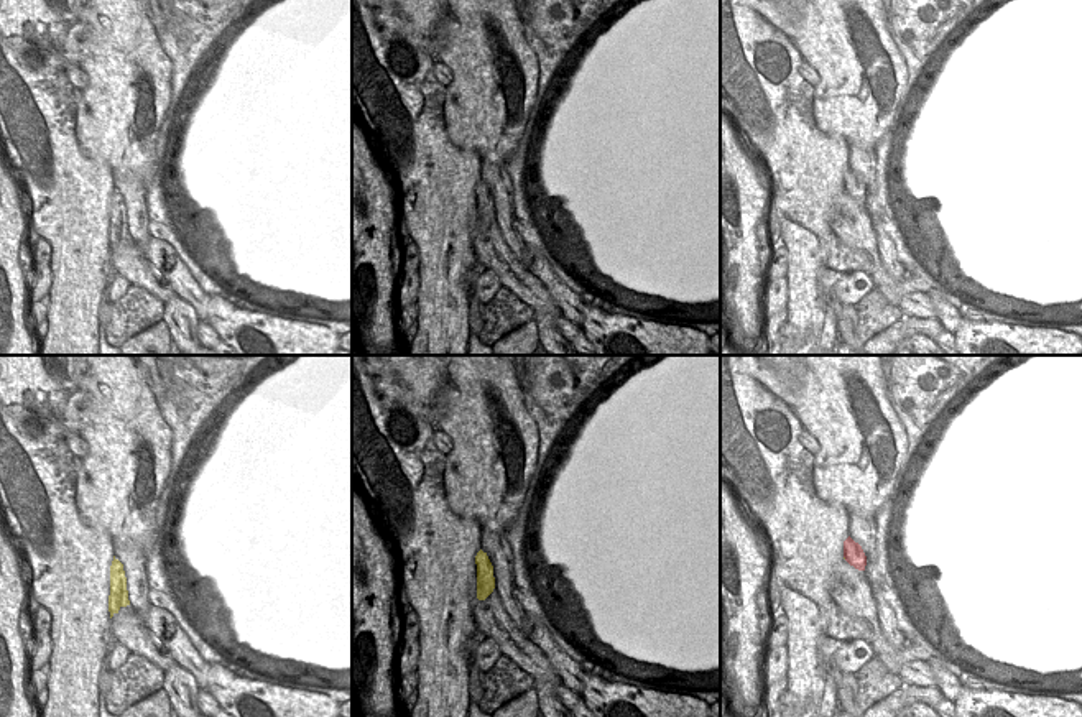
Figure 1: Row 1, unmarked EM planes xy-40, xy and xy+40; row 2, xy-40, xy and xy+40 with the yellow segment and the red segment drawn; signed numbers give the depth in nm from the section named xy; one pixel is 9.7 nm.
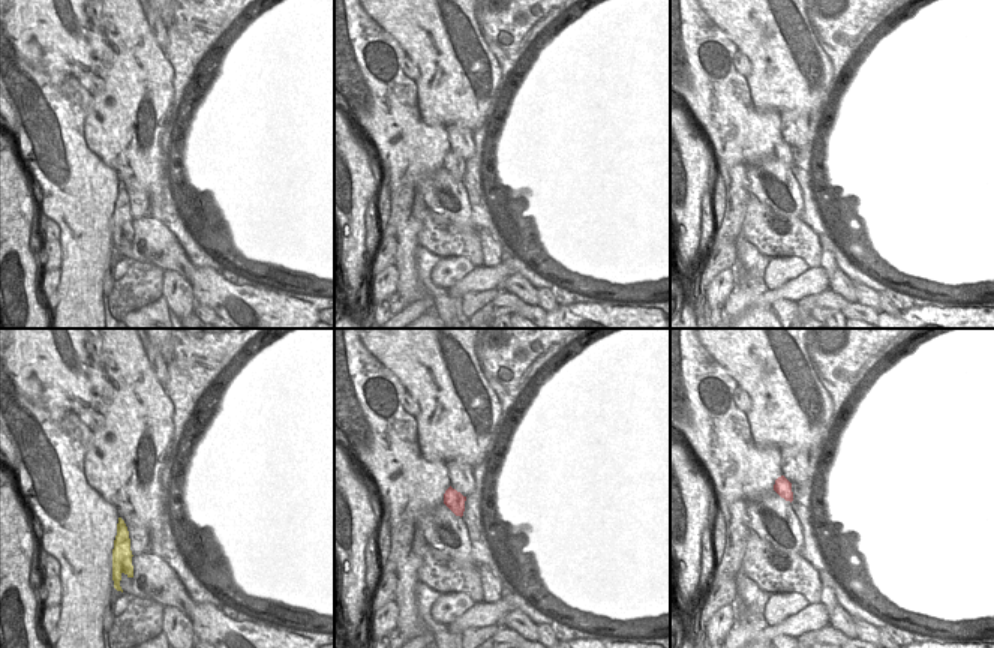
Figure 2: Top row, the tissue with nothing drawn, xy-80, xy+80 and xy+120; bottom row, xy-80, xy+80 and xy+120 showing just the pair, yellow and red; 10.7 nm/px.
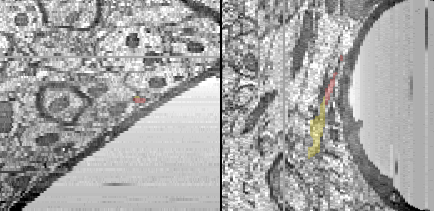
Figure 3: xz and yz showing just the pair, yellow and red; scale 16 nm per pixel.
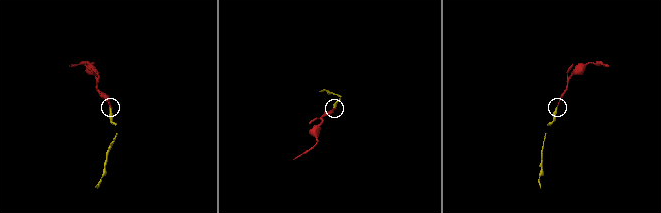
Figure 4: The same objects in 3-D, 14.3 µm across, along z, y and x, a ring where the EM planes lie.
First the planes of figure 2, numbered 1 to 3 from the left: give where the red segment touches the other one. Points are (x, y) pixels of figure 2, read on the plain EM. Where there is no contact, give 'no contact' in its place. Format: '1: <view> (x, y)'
1: no contact
2: no contact
3: no contact

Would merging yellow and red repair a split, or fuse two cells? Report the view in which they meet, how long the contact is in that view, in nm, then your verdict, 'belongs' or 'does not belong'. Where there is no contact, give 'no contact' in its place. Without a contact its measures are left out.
no contact; belongs

